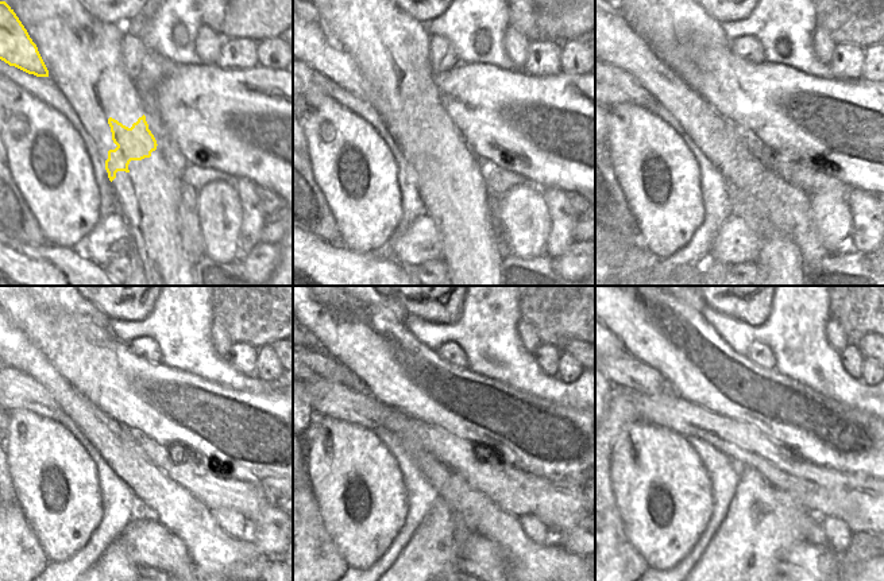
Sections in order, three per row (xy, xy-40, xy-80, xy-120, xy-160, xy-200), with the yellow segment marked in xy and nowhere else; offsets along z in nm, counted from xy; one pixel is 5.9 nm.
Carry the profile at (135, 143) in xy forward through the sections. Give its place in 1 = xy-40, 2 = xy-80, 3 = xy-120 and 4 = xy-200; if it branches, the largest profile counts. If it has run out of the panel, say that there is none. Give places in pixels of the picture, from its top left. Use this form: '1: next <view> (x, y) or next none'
1: next xy-40 (437, 143)
2: next xy-80 (787, 206)
3: next xy-120 (211, 549)
4: next xy-200 (841, 557)

